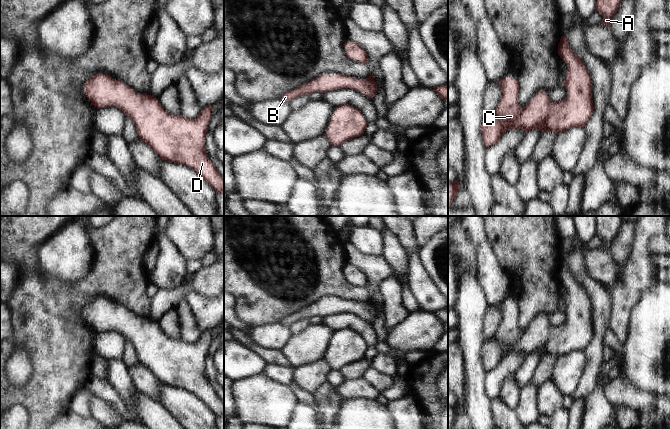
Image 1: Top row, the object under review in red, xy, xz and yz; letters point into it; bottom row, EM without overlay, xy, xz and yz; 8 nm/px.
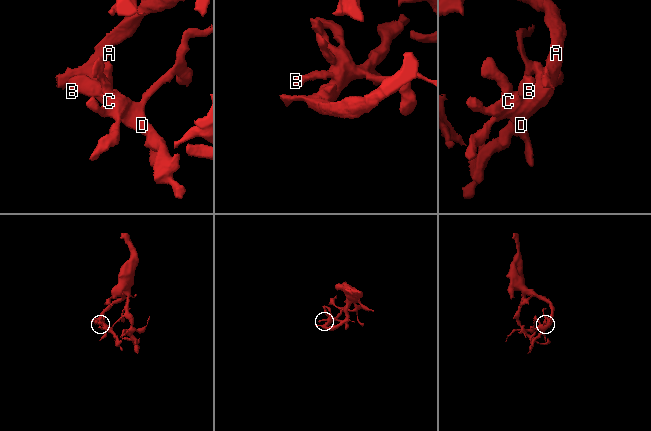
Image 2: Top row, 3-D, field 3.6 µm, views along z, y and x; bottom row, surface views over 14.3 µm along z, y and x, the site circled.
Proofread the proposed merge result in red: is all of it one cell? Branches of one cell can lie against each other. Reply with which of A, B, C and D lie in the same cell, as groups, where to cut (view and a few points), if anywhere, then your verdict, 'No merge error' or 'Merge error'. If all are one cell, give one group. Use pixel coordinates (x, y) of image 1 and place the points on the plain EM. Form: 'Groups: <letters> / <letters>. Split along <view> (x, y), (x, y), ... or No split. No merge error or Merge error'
Groups: A B C D. No split. No merge error

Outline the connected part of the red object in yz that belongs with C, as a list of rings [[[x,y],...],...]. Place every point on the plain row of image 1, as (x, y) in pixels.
[[[562,260],[560,266],[558,268],[558,279],[560,282],[567,288],[567,298],[564,303],[564,310],[567,314],[567,321],[560,326],[553,326],[551,325],[548,320],[546,319],[545,315],[538,315],[536,320],[529,324],[523,332],[519,330],[518,327],[518,315],[520,310],[517,304],[513,303],[512,301],[503,301],[497,307],[501,310],[502,319],[497,330],[495,336],[485,341],[482,345],[480,355],[482,358],[482,364],[486,372],[492,371],[496,368],[502,359],[510,353],[521,353],[526,358],[534,353],[539,353],[541,357],[545,355],[554,355],[557,359],[565,354],[568,354],[572,351],[585,351],[592,338],[594,336],[593,324],[592,324],[592,305],[589,300],[588,294],[585,292],[582,283],[576,279],[569,268],[567,267],[566,260]]]

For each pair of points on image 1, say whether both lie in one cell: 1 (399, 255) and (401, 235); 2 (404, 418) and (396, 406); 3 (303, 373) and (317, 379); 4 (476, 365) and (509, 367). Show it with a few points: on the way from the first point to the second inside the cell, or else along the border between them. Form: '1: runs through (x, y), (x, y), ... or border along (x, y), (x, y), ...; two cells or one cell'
1: border along (385, 228), (394, 234), (397, 241), (408, 253); two cells
2: runs through (404, 415), (399, 409); one cell
3: runs through (306, 376), (314, 377); one cell
4: border along (486, 372), (484, 379), (485, 395); two cells

